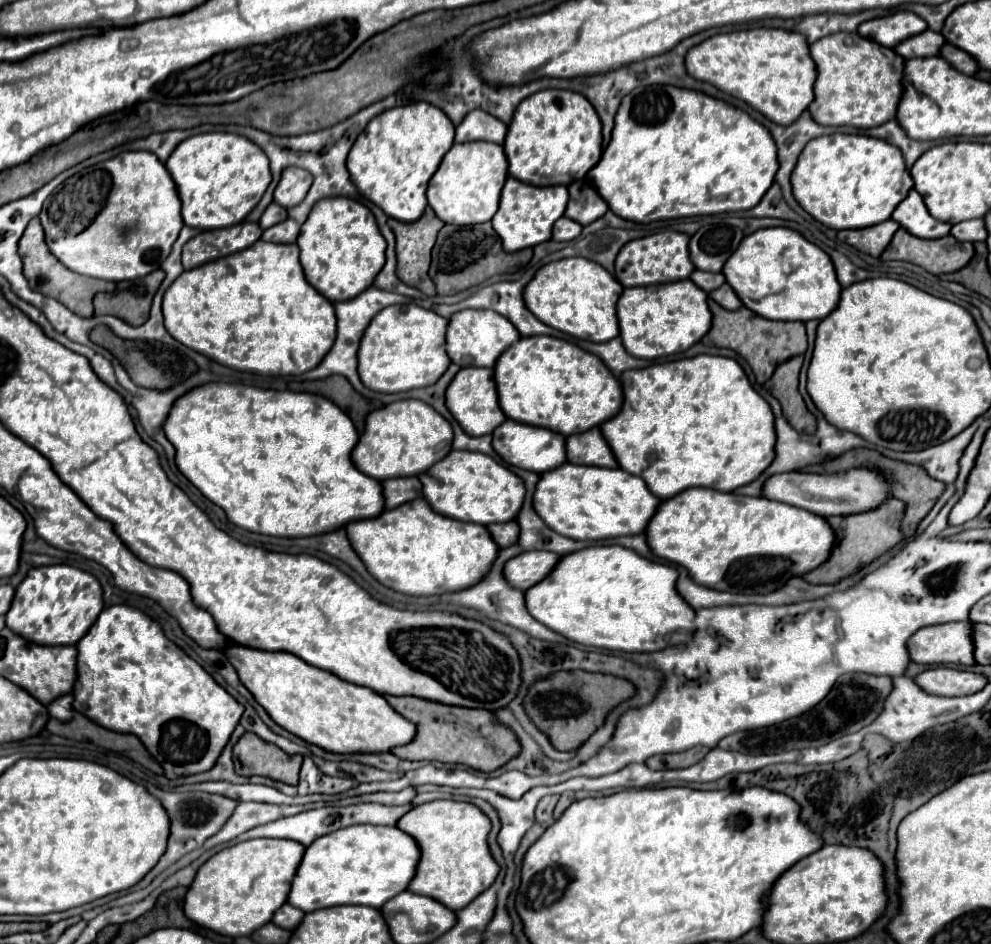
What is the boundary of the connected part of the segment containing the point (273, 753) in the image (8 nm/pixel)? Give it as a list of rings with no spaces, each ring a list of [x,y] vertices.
[[[244,733],[232,749],[232,761],[238,775],[264,775],[296,785],[302,755],[288,755],[278,745],[260,739],[256,733]]]

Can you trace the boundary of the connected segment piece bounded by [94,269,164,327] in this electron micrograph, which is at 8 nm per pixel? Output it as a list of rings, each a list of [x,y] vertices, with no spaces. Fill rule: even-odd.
[[[156,269],[148,277],[118,283],[114,293],[98,293],[94,297],[94,313],[116,315],[132,327],[144,325],[150,317],[150,305],[162,279],[164,271]]]

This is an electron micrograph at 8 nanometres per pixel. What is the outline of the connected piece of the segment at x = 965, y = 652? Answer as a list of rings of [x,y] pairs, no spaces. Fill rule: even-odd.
[[[972,621],[922,627],[908,639],[910,659],[922,665],[974,665],[972,631]]]

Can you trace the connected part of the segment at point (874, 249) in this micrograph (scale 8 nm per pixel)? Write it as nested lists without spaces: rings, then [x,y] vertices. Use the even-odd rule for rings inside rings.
[[[888,219],[888,221],[880,223],[880,225],[842,231],[842,237],[844,237],[846,243],[856,247],[858,251],[867,253],[872,257],[880,257],[880,253],[888,247],[888,243],[890,243],[892,235],[898,231],[898,227],[900,225],[894,219]]]

